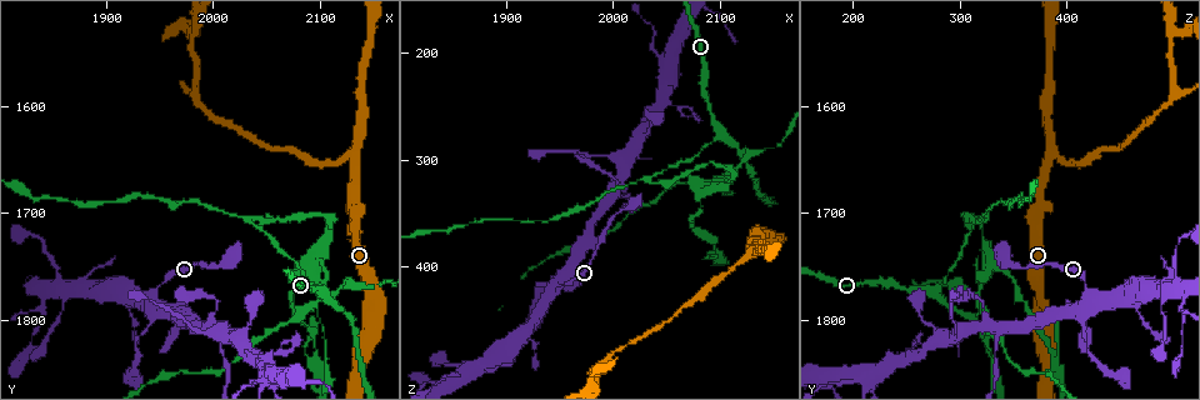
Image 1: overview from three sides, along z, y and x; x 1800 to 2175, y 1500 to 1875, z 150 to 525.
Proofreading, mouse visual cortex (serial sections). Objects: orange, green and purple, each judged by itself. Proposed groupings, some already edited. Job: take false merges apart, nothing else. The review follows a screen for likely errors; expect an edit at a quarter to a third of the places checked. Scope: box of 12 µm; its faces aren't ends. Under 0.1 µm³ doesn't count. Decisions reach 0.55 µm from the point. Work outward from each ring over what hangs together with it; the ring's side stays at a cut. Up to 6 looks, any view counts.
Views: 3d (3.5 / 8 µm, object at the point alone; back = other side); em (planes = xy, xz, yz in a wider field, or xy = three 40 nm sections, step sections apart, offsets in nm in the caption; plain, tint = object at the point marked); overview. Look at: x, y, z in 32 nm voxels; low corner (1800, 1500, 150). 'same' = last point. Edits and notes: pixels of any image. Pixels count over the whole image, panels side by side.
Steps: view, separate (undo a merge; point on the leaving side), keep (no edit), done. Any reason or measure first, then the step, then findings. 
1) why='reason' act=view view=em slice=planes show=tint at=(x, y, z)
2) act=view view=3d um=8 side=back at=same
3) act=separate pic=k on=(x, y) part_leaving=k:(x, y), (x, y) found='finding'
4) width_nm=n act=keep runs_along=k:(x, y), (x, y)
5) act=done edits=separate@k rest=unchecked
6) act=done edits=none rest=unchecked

why='thick turns thin' act=view view=3d um=3.5 at=(1944, 1780, 420)

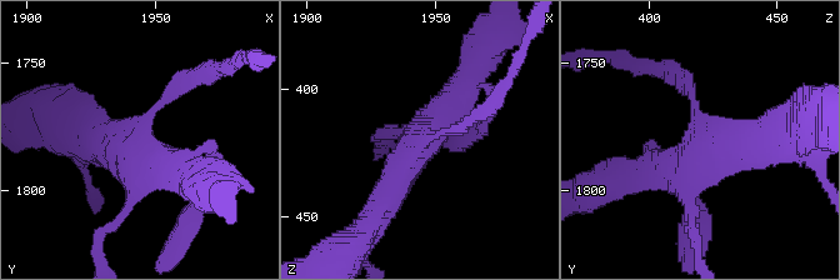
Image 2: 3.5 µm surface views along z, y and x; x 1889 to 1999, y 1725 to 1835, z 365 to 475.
act=view view=em slice=xy step=1 show=tint at=(1944, 1780, 420)

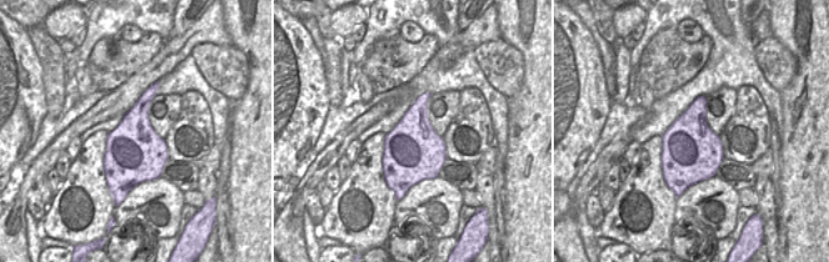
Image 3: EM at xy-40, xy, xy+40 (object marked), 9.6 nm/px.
act=view view=em slice=planes show=tint at=same

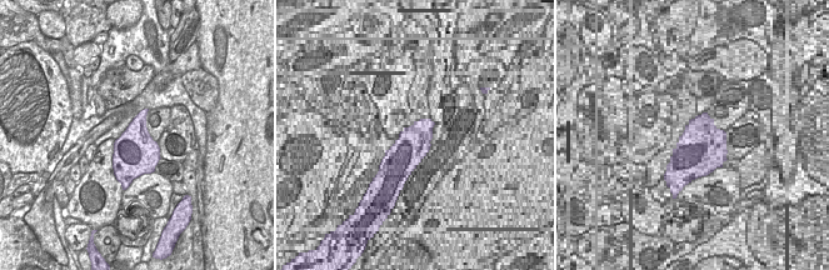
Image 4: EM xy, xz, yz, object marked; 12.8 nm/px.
width_nm=600 act=keep runs_along=2:(681, 81), (701, 150), (646, 170) found='one cell here'

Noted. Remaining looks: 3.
why='calibre changes' act=view view=3d um=8 side=back at=(1858, 1768, 502)

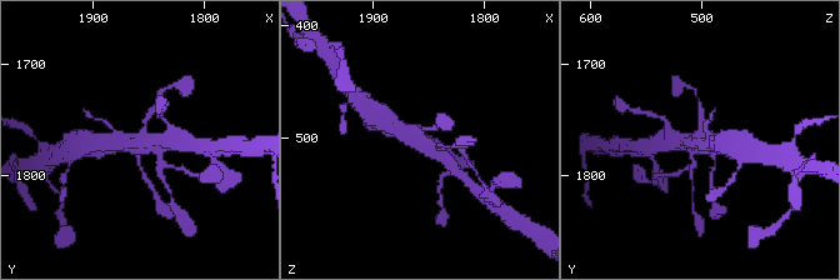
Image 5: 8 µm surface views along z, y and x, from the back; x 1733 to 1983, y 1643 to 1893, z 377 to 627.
why='shape alone is not enough' act=view view=em slice=xy step=5 show=tint at=(1856, 1768, 504)

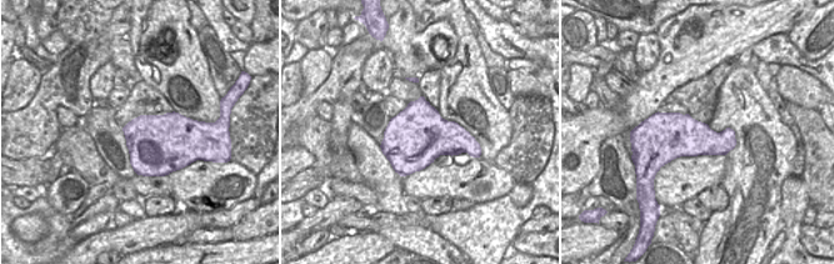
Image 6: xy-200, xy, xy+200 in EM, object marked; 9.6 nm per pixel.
act=keep runs_along=5:(110, 143), (148, 141), (160, 166) found='all the same cell'

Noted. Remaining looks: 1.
act=done edits=none rest=unchecked

